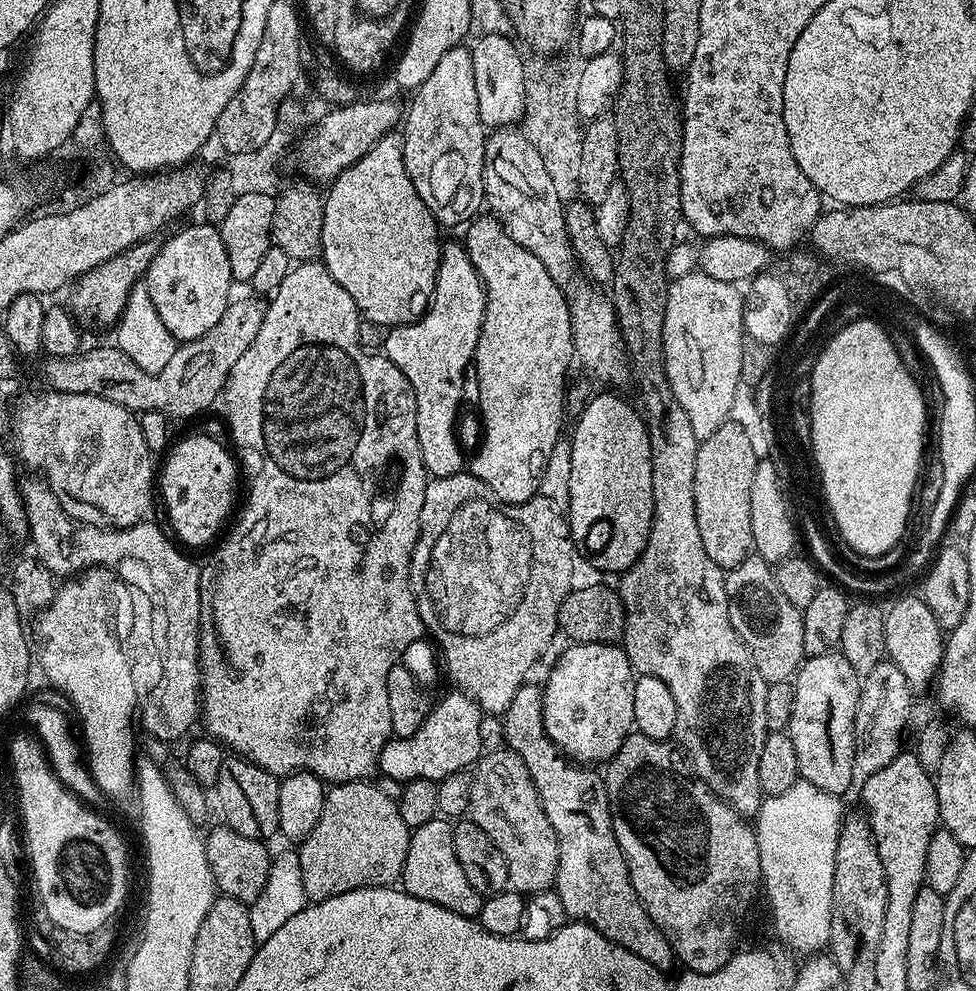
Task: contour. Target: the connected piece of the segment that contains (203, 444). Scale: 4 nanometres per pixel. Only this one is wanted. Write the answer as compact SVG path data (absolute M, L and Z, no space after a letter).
M203 434L188 436L175 444L176 441L163 457L164 469L158 472L158 492L164 495L164 508L168 511L168 520L173 528L171 531L174 536L176 531L175 539L181 545L189 544L192 548L200 548L208 543L211 545L233 515L236 476L238 480L237 461L221 441Z

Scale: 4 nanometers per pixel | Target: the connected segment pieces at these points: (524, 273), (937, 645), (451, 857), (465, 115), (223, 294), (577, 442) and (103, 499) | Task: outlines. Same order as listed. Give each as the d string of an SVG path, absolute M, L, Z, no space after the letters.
M477 215L467 228L468 237L463 237L462 242L470 262L474 262L474 270L478 270L486 294L486 314L482 318L474 357L476 392L480 395L480 416L484 419L484 441L476 457L473 460L471 457L470 471L490 486L492 495L501 504L525 504L539 493L546 458L550 458L550 450L554 450L562 438L560 423L566 420L564 394L569 379L568 363L574 360L570 310L562 290L554 278L546 274L546 266L542 266L526 246L518 246L495 216Z
M919 595L904 596L892 605L887 605L884 614L886 626L886 646L884 647L887 659L892 661L906 682L914 690L920 690L933 683L940 675L940 664L944 660L944 645L946 643L945 629L938 626L938 618L934 618L930 606Z
M437 818L426 822L426 826L411 829L402 877L403 891L414 898L422 898L426 902L434 902L454 914L479 917L485 897L470 886L466 874L458 862L458 854L454 854L454 834L452 824L447 819Z
M467 47L451 48L442 54L438 66L411 93L412 105L402 120L404 165L418 198L426 202L437 224L460 224L471 221L481 211L484 199L484 141L486 126L478 114L478 90L474 90L474 64Z
M199 223L172 237L169 235L146 273L150 302L154 302L158 318L162 318L166 330L170 330L177 342L197 340L206 330L218 326L218 318L226 314L233 295L230 258L226 258L220 229L215 224Z
M604 392L593 395L587 406L575 417L576 429L570 433L572 442L572 457L570 458L570 502L566 509L568 530L572 537L572 543L577 549L584 551L584 556L596 568L604 572L616 572L623 574L635 564L636 559L642 554L642 550L648 541L650 526L652 525L652 487L650 486L650 474L652 473L652 455L650 454L650 442L648 441L648 429L644 427L644 418L639 411L636 412L620 396L612 392Z
M43 390L37 396L24 396L10 412L10 433L16 439L19 463L33 468L48 483L62 510L79 524L95 528L129 528L141 523L154 496L154 453L142 439L137 413L94 394L66 394Z

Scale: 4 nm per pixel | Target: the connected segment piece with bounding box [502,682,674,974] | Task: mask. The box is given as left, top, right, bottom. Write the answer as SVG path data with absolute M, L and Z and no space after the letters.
M525 682L520 685L503 714L502 723L504 740L508 743L505 744L507 751L518 754L518 758L526 762L526 770L530 770L530 778L538 790L542 810L546 810L546 818L550 818L550 826L554 826L554 834L558 838L558 874L554 891L558 898L562 898L562 906L566 906L566 914L573 921L594 926L594 930L601 932L607 940L638 954L638 958L646 958L646 962L650 962L650 966L654 966L659 972L671 973L674 957L670 942L648 916L628 877L628 867L612 829L612 815L608 809L608 791L604 785L604 777L595 767L581 766L576 761L569 760L549 738L542 718L544 694L539 683L532 683Z

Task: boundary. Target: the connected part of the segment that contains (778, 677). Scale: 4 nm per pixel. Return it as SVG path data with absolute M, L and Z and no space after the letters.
M749 554L741 564L727 569L724 585L730 622L748 648L758 674L762 674L768 685L792 680L806 659L802 646L804 613L778 590L775 571L762 557Z

